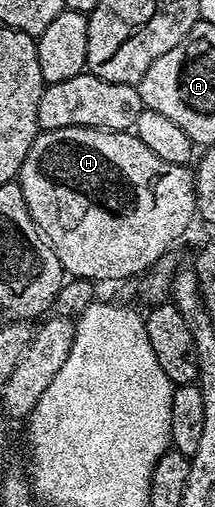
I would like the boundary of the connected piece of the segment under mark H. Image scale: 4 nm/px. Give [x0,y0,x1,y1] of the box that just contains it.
[17,126,197,284]

